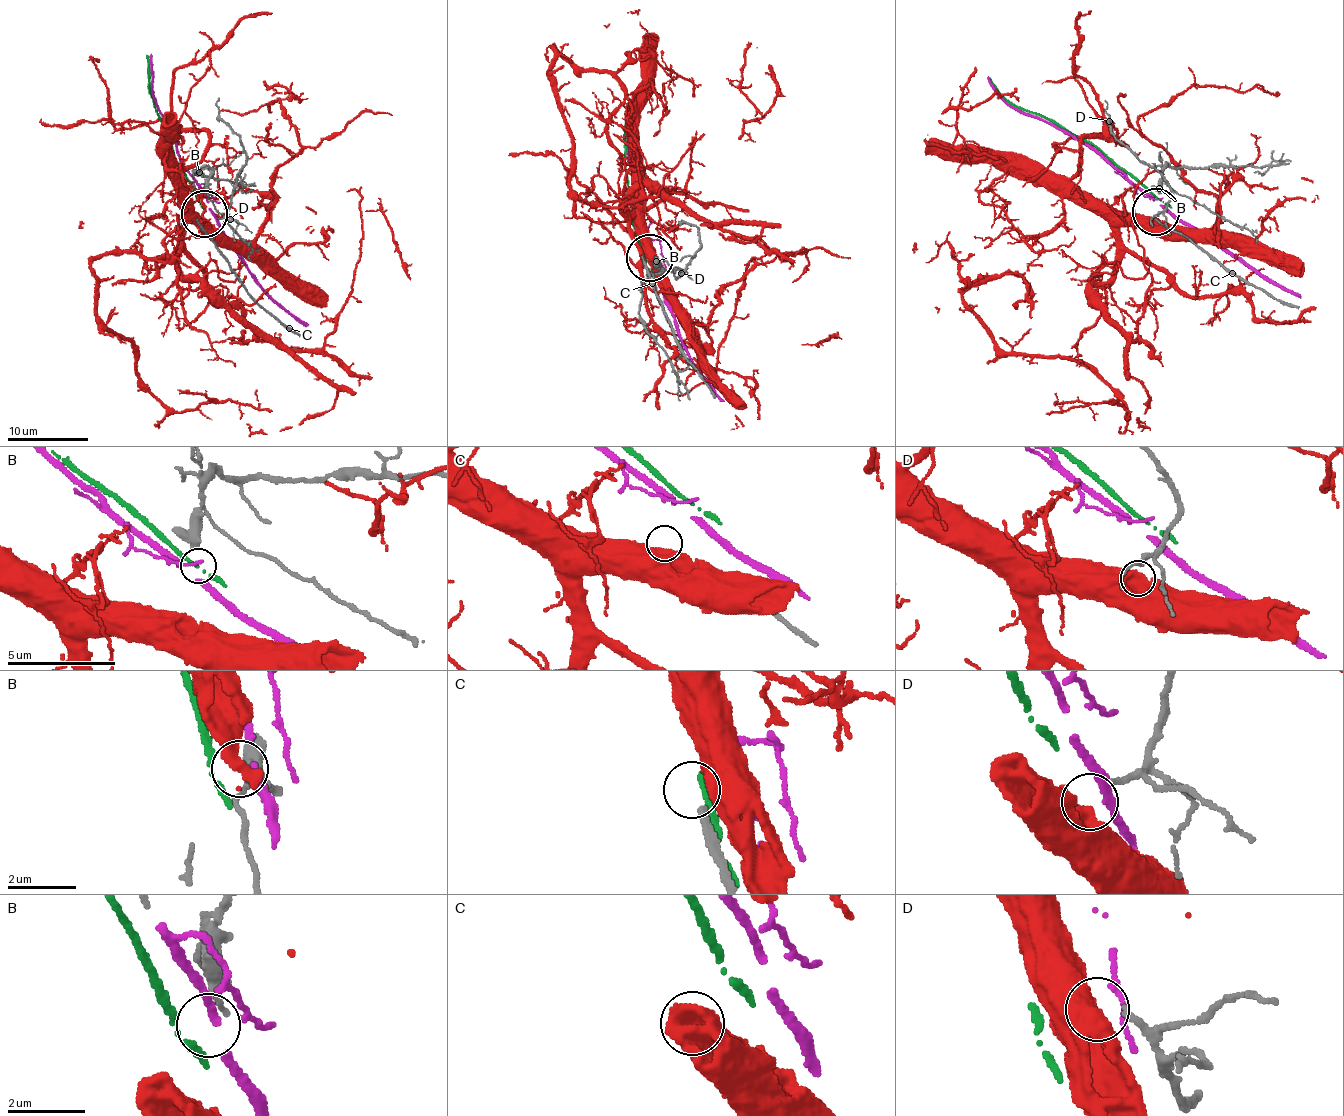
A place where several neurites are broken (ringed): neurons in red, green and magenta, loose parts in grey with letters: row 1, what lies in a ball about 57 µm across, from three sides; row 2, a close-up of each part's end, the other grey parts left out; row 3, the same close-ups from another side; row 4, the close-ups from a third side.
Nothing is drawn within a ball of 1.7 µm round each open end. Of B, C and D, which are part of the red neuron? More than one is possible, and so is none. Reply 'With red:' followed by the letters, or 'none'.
With red: D

